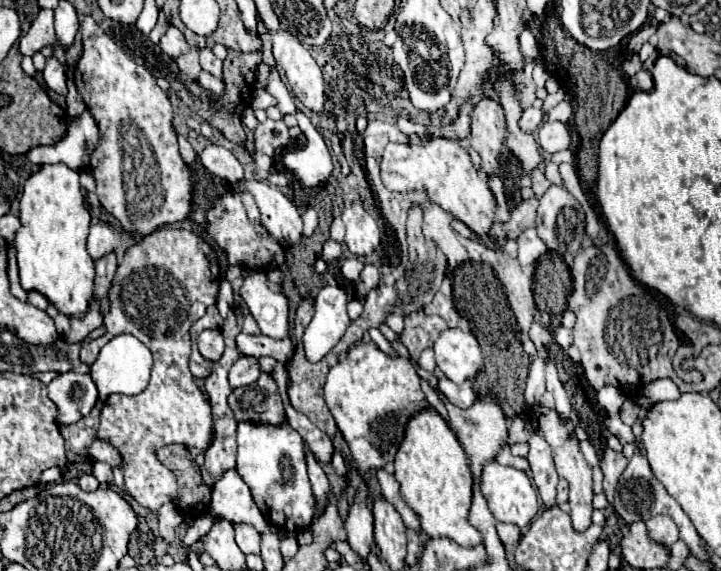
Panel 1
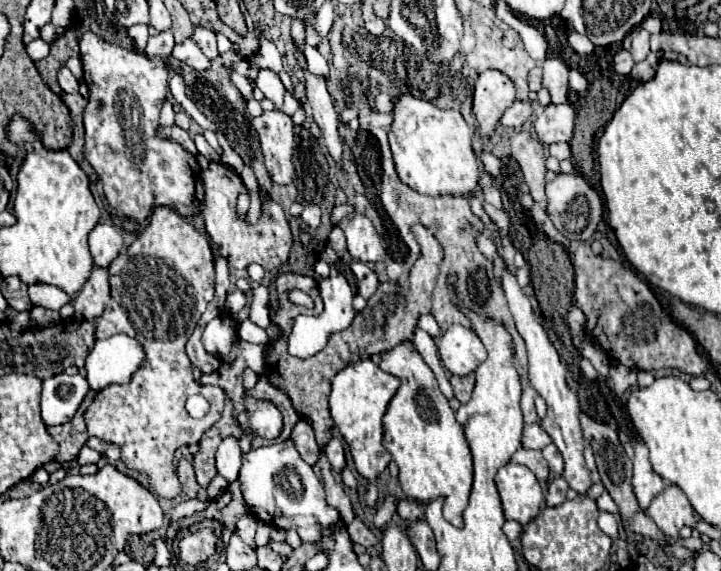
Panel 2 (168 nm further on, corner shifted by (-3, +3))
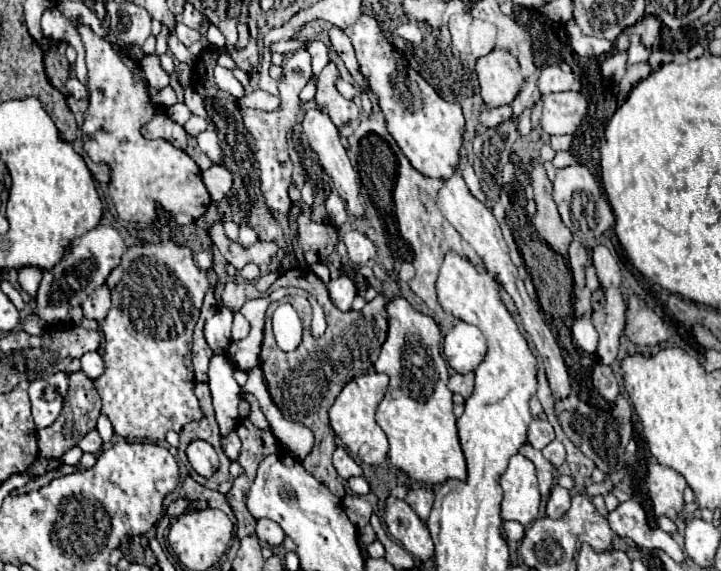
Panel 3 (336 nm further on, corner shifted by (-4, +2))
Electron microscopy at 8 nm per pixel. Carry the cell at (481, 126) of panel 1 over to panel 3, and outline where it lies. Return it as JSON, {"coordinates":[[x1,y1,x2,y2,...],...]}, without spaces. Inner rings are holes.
{"coordinates":[[494,49,492,53,480,57,476,61,476,73,482,101,490,109,510,105,524,85,518,61,514,61,510,53,502,53,502,49]]}

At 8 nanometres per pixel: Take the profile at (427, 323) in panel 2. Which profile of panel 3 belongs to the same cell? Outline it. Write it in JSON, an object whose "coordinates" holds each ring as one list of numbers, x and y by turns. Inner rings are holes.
{"coordinates":[[348,231,344,237,342,237,342,241,346,243,346,247,348,247,348,257,350,257,350,261,354,261,354,263,368,263,368,261,372,261,374,257,376,257,376,247,374,247,374,243,364,235,364,233,360,233,360,231]]}

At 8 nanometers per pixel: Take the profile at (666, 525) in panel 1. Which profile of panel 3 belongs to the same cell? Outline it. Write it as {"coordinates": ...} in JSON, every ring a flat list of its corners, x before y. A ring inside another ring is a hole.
{"coordinates":[[650,463,646,487,652,499,654,513,658,517,662,515,668,517,670,521,676,521,676,517,684,507,682,493,686,489,686,479,674,469,666,469,658,463]]}

